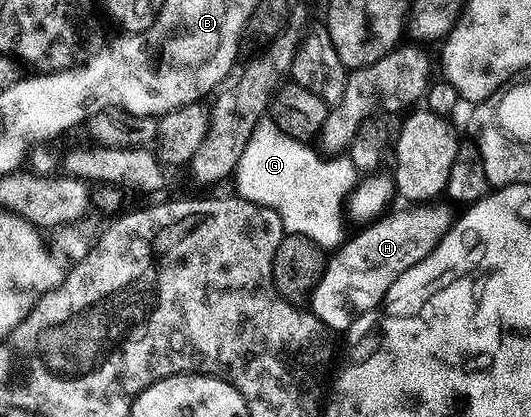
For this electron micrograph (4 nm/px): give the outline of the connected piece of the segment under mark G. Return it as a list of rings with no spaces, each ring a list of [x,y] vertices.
[[[260,120],[250,135],[250,143],[246,143],[246,151],[242,151],[242,159],[236,164],[235,192],[247,201],[273,209],[282,219],[285,234],[305,237],[321,249],[332,251],[346,240],[344,211],[346,215],[346,202],[358,184],[358,174],[348,156],[329,159],[312,147],[286,135],[275,121]]]

